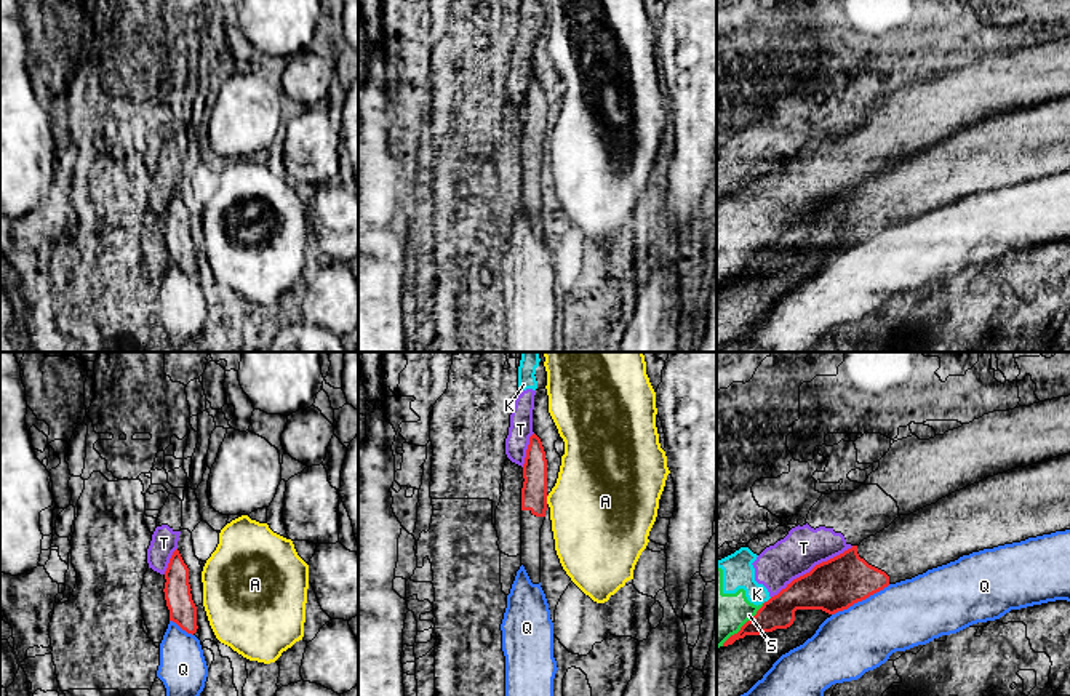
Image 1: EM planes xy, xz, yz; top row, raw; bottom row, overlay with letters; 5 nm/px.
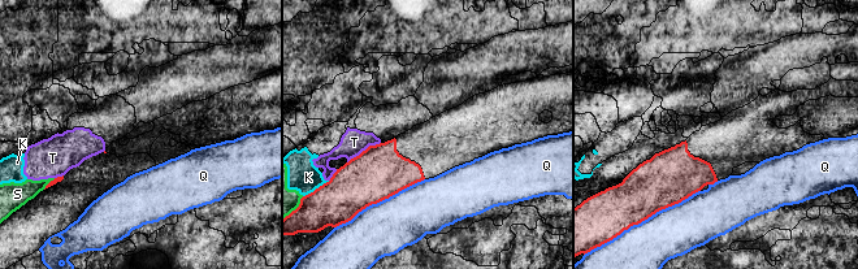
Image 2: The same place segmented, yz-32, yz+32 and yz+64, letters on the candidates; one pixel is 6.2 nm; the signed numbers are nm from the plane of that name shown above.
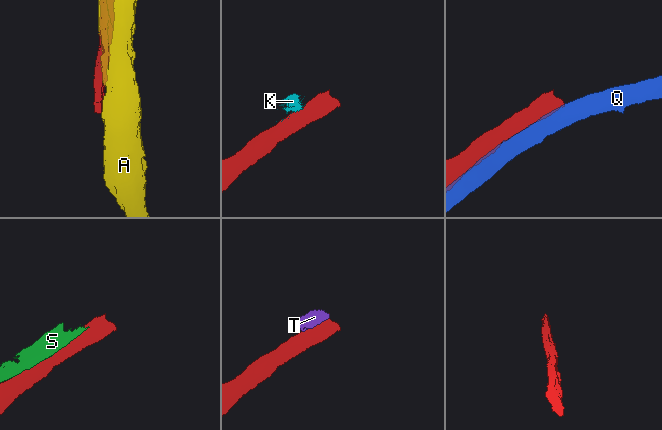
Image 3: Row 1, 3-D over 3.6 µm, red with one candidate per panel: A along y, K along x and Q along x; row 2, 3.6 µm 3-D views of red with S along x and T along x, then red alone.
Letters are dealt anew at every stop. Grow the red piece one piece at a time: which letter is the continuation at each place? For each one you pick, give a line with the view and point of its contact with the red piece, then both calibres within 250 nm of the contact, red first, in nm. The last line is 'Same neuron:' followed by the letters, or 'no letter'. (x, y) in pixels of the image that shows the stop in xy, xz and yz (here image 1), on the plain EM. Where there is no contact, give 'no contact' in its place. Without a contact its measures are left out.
Same neuron: no letter

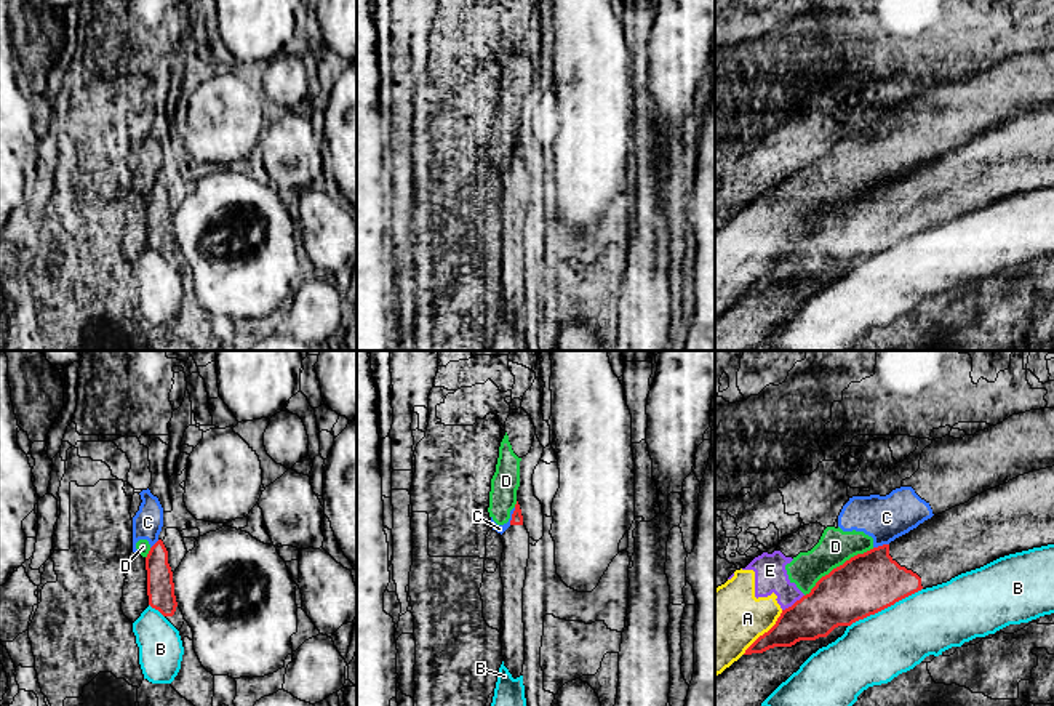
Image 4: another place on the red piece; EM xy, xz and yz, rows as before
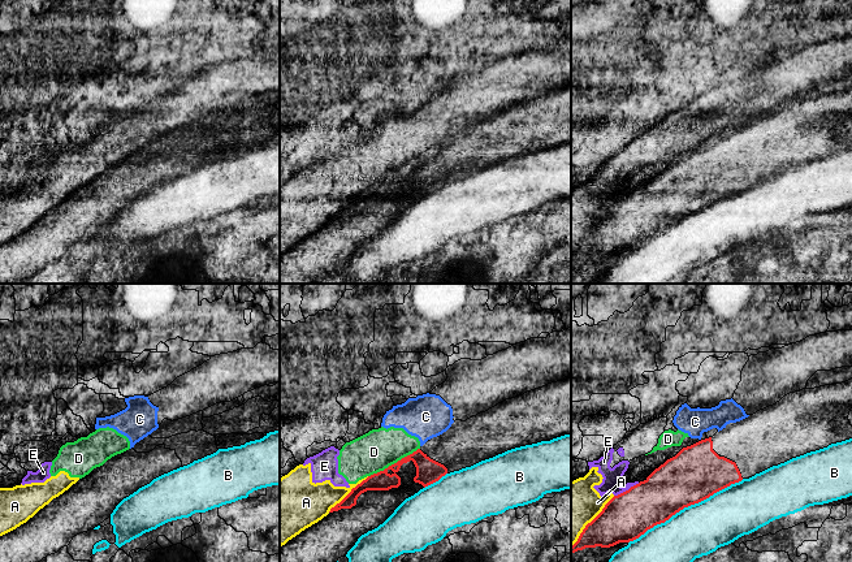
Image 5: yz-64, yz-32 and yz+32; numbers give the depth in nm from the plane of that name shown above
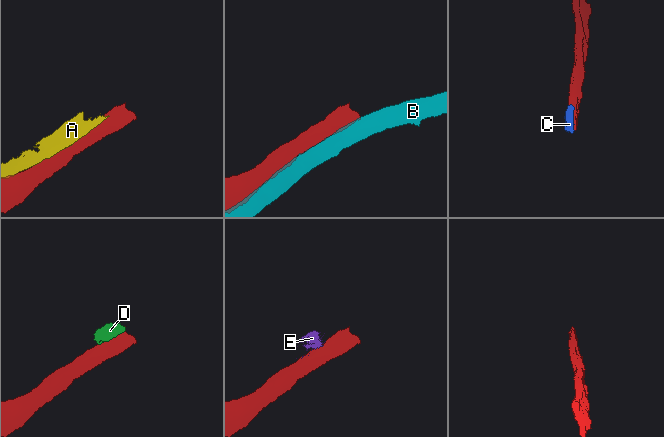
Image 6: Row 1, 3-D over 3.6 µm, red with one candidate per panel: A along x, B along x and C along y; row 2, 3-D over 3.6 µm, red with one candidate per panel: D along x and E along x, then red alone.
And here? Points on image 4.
Same neuron: no letter

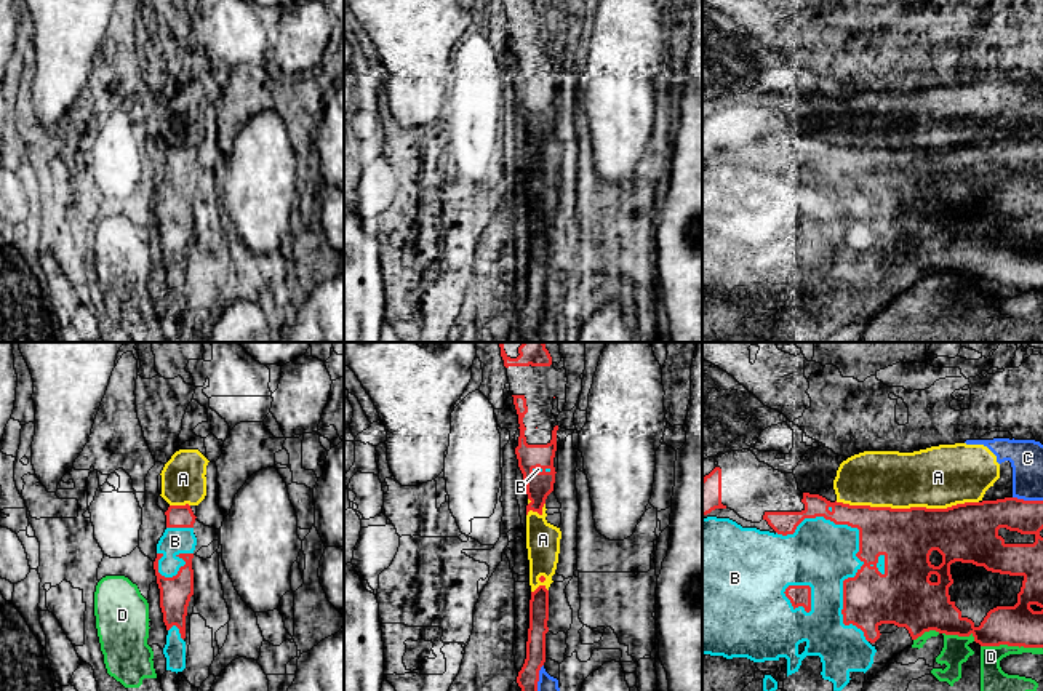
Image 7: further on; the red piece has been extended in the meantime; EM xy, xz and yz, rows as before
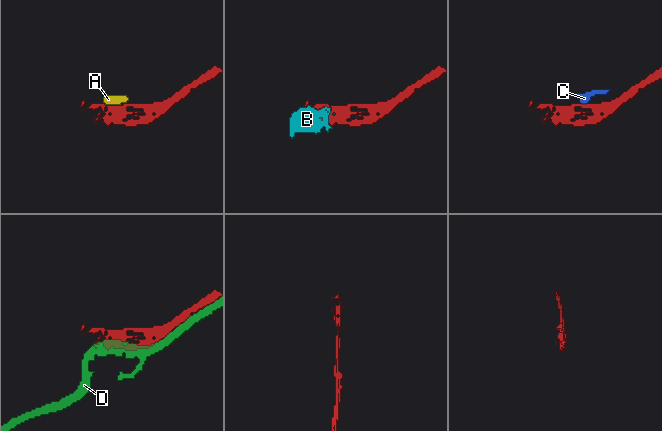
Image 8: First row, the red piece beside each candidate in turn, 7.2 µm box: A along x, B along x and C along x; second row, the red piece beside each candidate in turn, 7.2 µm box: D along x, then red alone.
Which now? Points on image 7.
B: contact yz (858, 194); calibres 280 and 340 nm
Same neuron: B

